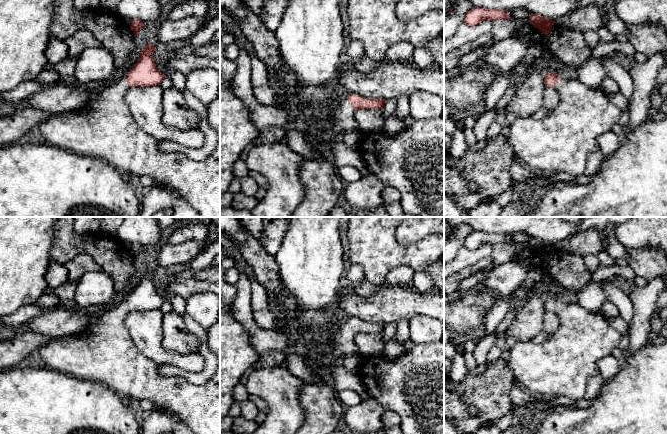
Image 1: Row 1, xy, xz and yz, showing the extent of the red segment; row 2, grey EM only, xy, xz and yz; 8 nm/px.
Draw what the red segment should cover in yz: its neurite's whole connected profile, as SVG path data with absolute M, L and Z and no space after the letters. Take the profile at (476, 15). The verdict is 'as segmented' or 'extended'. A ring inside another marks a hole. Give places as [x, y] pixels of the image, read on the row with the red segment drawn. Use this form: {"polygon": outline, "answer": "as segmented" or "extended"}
{"polygon": "M473 7L465 14L464 23L470 26L479 24L484 20L511 19L507 10L500 9L483 9L481 7Z", "answer": "as segmented"}

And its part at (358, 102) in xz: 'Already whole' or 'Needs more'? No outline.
Needs more

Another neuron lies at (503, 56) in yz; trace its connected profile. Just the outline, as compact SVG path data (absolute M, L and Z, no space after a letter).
M514 35L491 45L479 60L484 66L490 66L496 71L509 75L510 71L523 59L527 48L519 37Z

